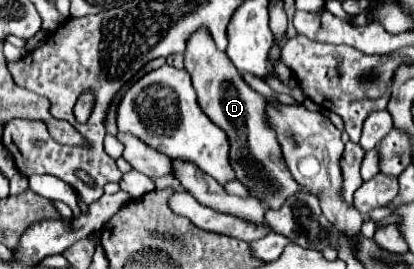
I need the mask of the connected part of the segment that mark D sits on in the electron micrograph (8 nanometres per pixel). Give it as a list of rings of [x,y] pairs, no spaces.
[[[206,27],[196,29],[188,37],[184,49],[184,69],[192,77],[192,85],[202,111],[226,131],[230,139],[230,161],[234,163],[236,179],[240,179],[250,189],[250,195],[266,203],[268,209],[278,209],[284,199],[288,199],[296,191],[302,191],[302,187],[294,183],[282,159],[276,131],[270,127],[266,117],[266,99],[252,87],[248,87],[230,57],[224,51],[216,49],[216,43]]]

